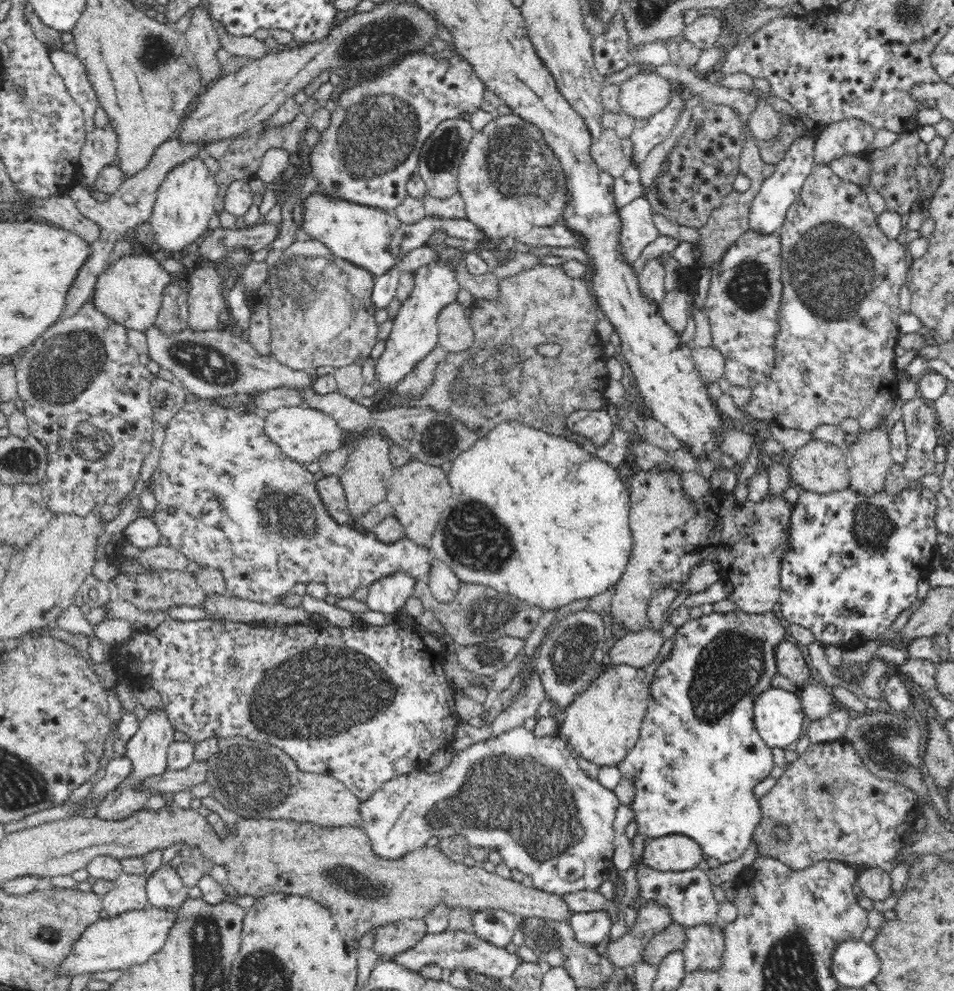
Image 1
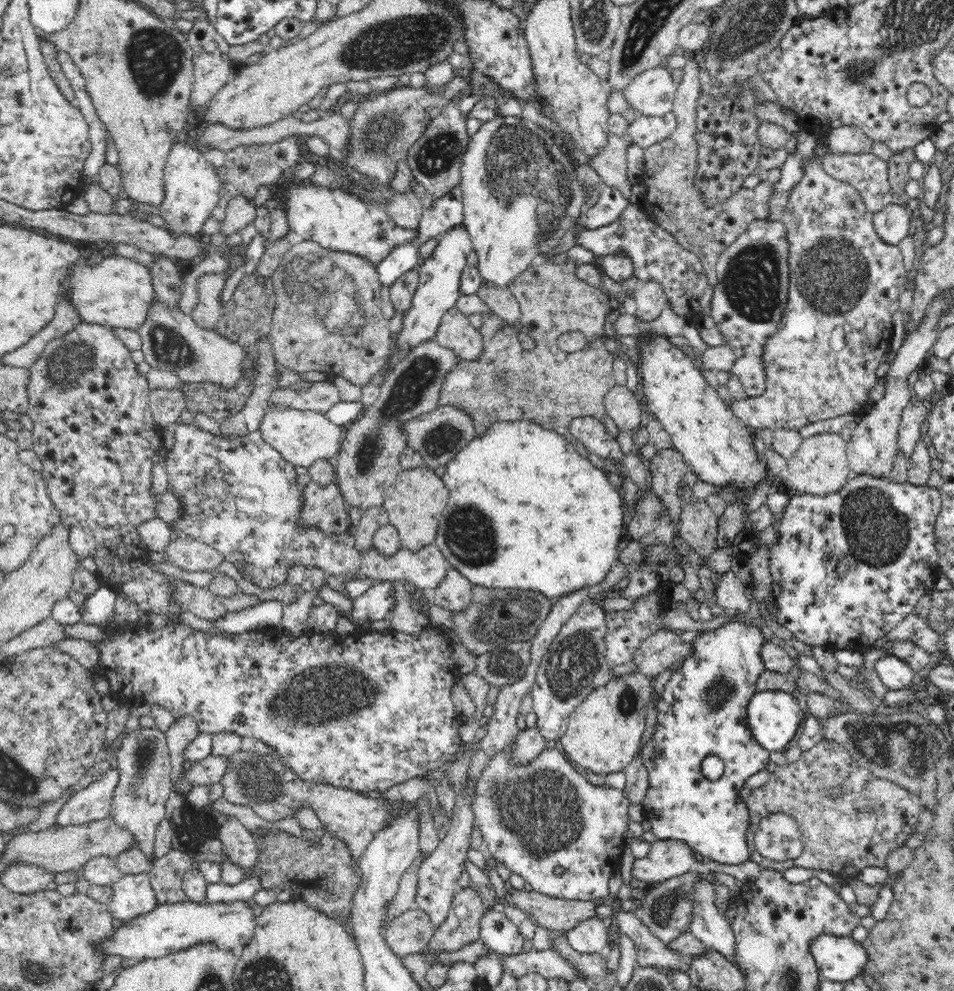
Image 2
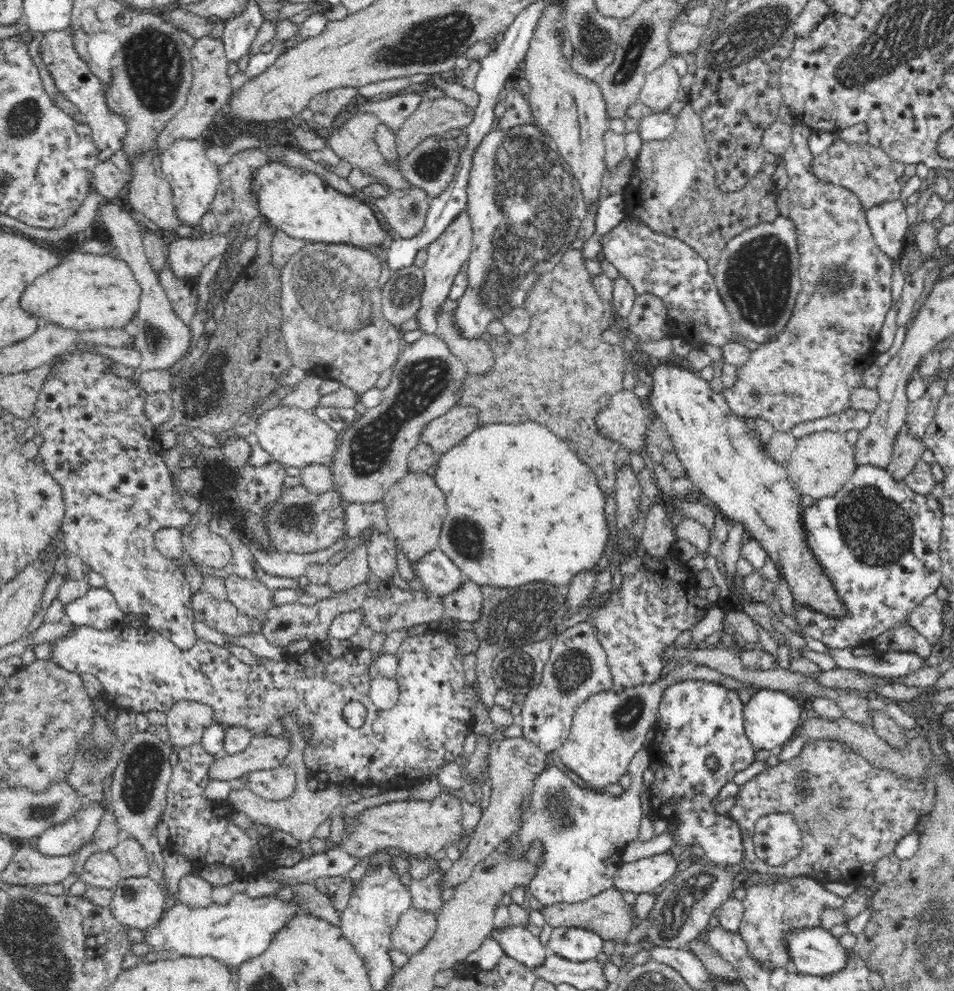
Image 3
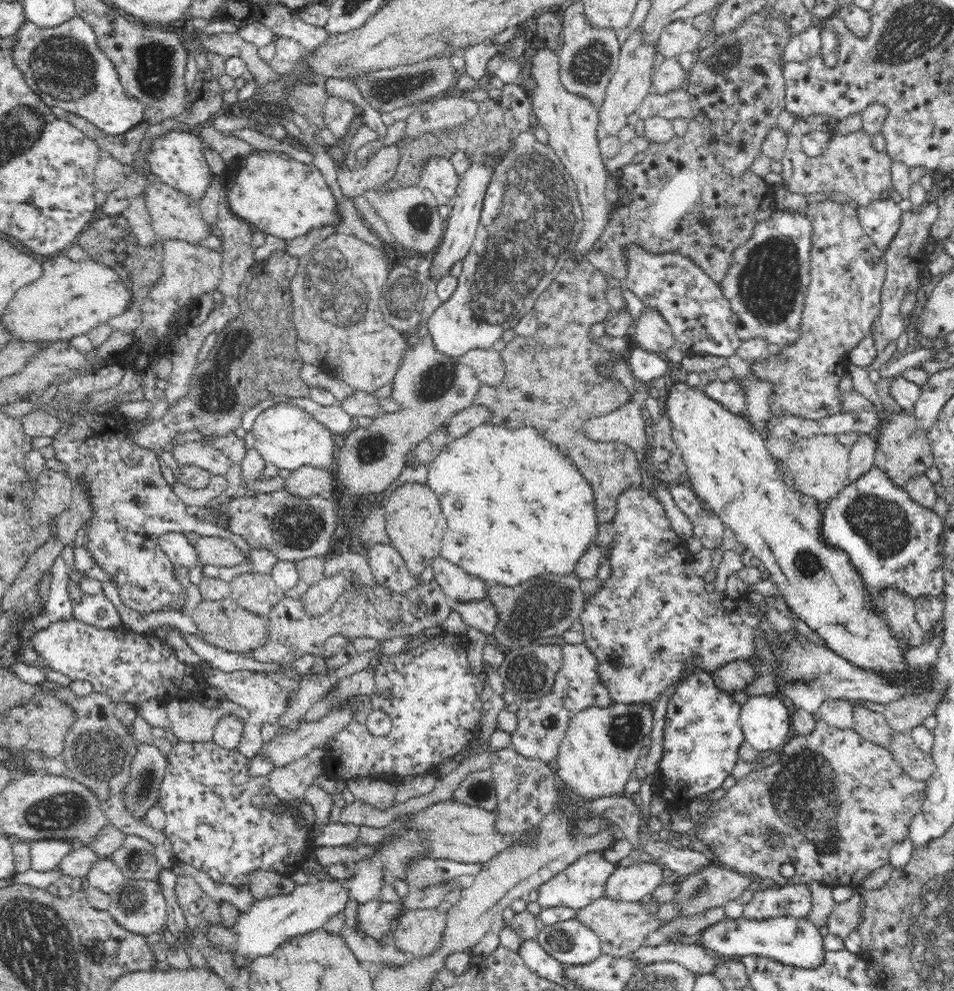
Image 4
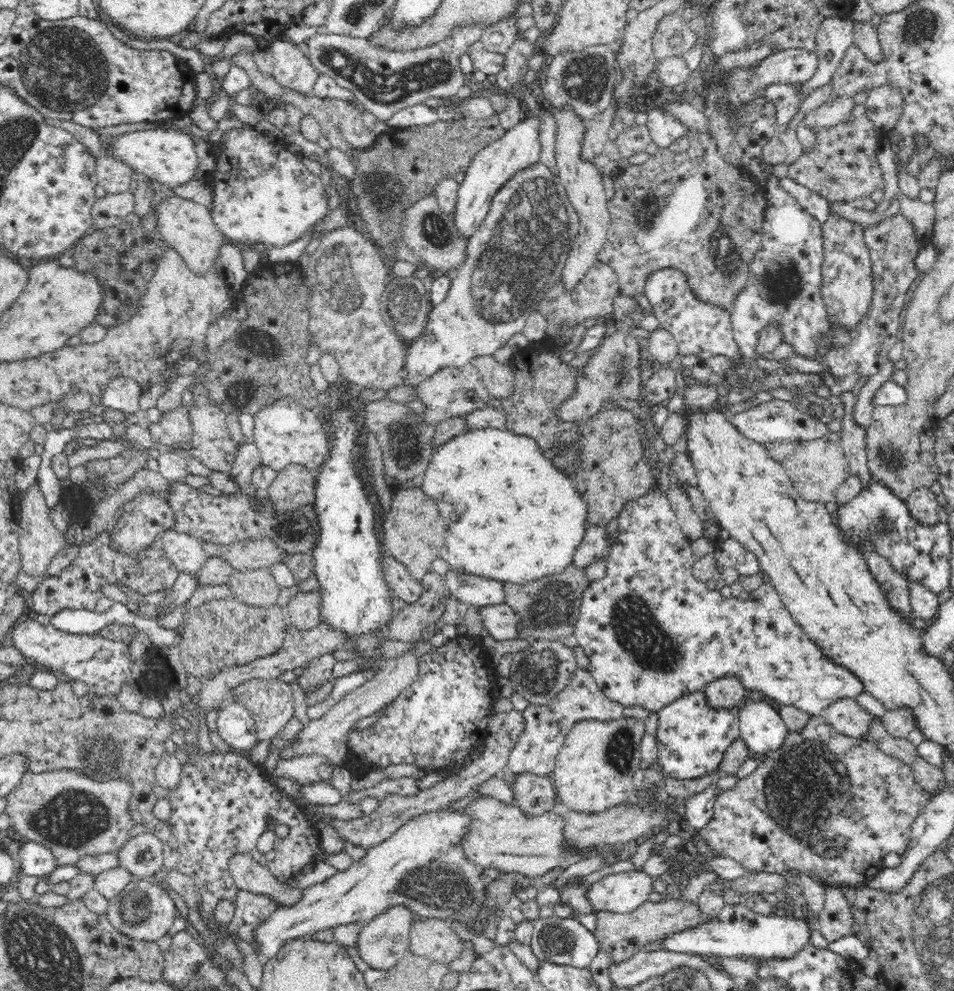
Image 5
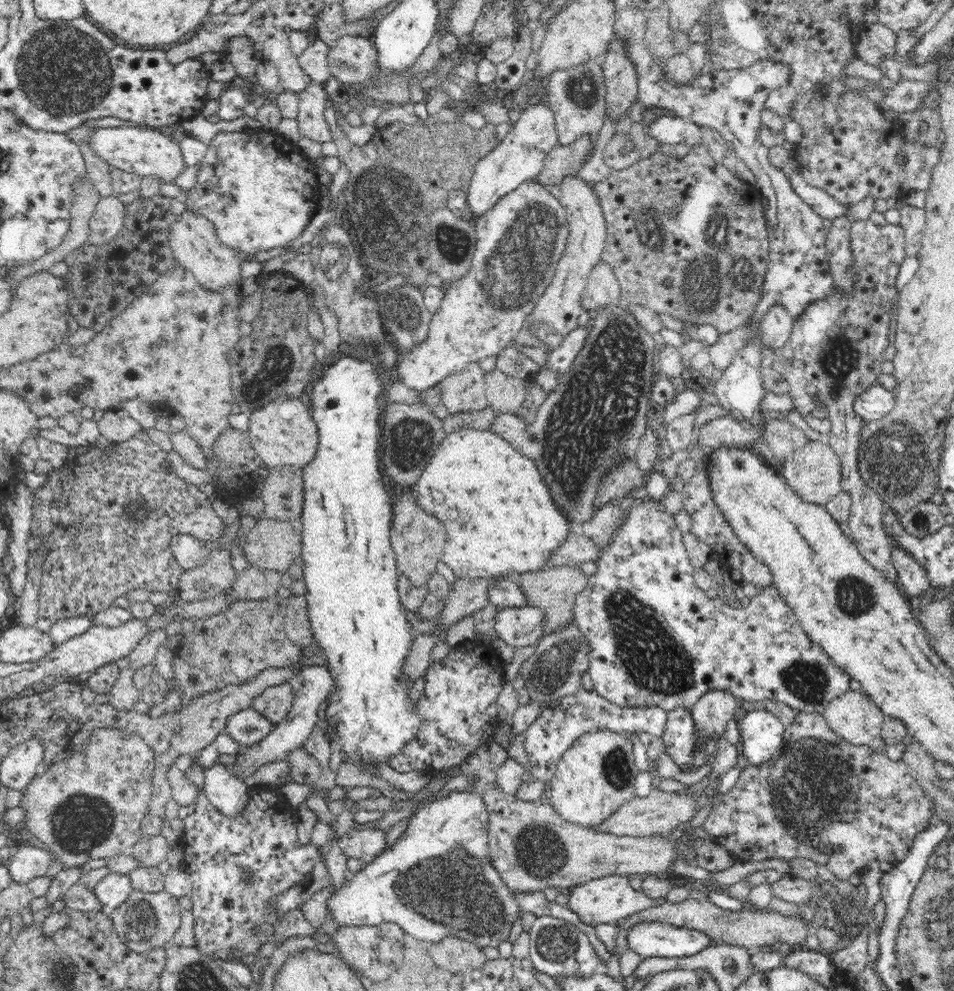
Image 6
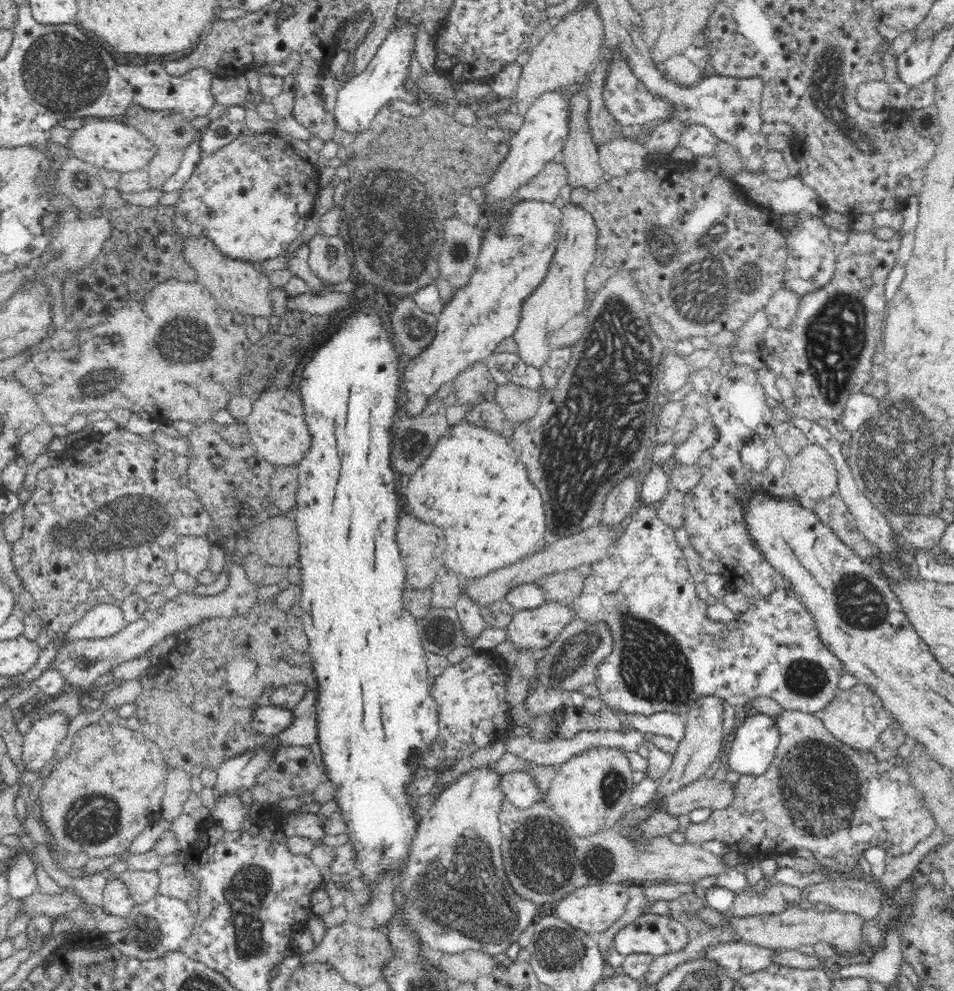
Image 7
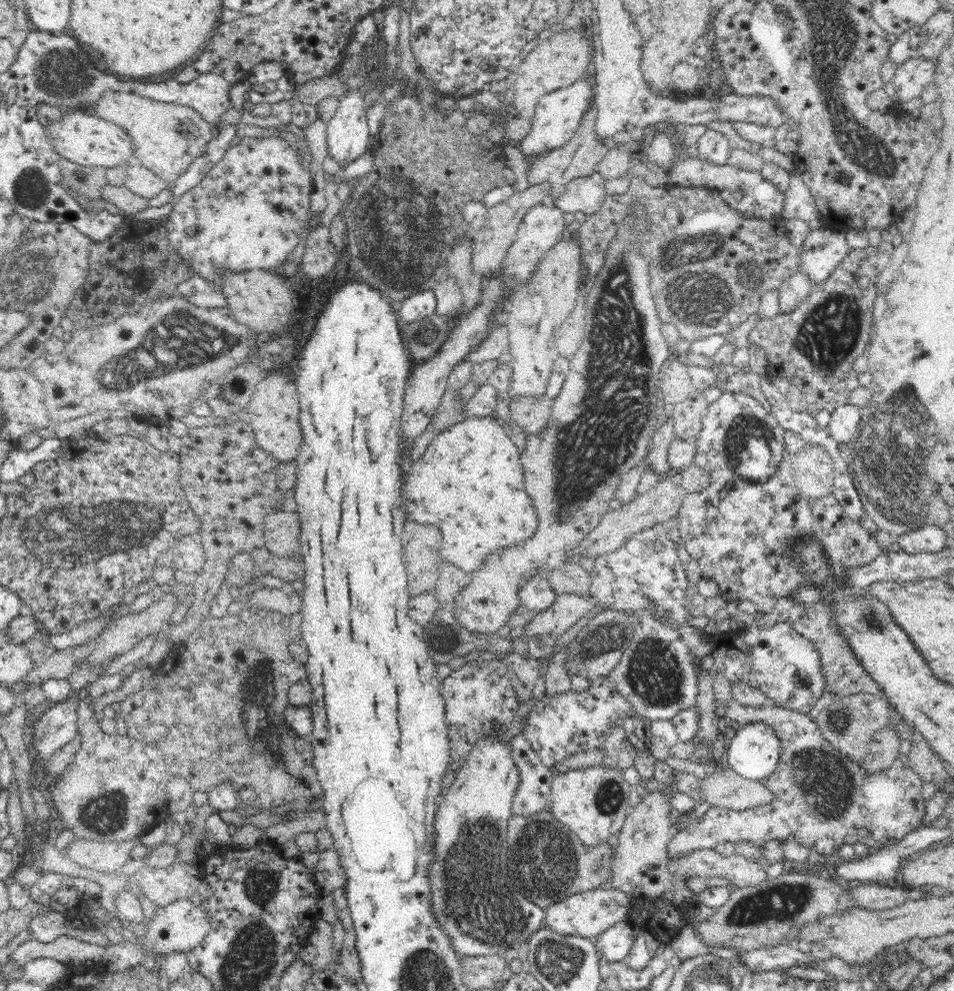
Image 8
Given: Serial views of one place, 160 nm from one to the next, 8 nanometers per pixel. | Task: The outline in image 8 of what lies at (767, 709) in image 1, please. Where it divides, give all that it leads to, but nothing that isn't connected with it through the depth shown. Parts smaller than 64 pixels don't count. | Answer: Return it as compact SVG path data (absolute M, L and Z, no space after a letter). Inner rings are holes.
M762 721L735 727L725 748L729 768L750 780L768 778L778 766L781 743L773 728Z

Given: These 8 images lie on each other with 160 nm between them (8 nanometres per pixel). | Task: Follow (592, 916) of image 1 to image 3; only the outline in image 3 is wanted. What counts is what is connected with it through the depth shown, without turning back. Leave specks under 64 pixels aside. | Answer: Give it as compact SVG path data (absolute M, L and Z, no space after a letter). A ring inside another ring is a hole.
M552 927L547 948L556 954L574 962L596 959L602 953L604 942L592 931L576 927Z

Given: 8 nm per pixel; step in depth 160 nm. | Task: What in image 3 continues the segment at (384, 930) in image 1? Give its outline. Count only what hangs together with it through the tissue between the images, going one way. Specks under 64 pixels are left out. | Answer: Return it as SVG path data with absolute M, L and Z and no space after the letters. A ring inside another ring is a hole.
M408 908L391 932L391 946L407 955L420 952L433 937L437 918L429 910Z

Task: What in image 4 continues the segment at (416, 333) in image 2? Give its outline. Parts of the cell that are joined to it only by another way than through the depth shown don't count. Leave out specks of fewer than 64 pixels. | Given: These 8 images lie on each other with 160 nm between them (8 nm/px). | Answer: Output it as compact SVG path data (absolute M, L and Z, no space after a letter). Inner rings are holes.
M510 143L510 146L506 149L499 149L494 153L484 154L480 158L475 159L466 172L460 176L455 200L448 208L449 215L446 218L445 235L437 248L436 256L433 256L430 260L431 268L429 273L436 282L446 276L446 273L455 262L463 260L469 254L470 247L477 235L486 194L488 194L490 182L494 178L493 170L502 162L504 156L508 156L508 152L512 152L512 149L513 144Z

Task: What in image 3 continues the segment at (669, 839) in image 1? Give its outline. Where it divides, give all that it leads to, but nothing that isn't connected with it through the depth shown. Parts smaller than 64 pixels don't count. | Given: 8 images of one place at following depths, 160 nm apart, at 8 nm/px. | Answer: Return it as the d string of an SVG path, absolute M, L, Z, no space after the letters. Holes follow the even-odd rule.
M670 852L622 863L613 879L613 888L634 894L656 893L675 877L676 861Z

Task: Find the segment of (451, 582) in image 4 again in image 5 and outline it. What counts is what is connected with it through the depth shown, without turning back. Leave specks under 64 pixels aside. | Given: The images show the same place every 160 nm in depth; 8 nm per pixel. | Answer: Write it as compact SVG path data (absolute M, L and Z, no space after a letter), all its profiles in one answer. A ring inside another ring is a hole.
M451 569L445 576L445 584L448 594L462 601L465 607L472 605L480 608L506 602L504 583L498 580L480 578Z

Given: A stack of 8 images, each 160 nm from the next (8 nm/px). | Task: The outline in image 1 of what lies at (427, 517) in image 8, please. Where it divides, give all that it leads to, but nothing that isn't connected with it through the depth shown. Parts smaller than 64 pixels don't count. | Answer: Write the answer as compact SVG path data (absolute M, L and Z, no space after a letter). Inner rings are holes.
M512 421L497 424L486 436L479 438L474 446L459 454L451 463L448 482L452 487L452 496L440 514L430 547L435 558L448 564L461 581L489 586L497 593L516 596L530 605L548 611L560 609L575 599L597 596L621 579L632 548L629 525L630 493L627 483L618 477L616 469L610 464L578 447L570 438Z

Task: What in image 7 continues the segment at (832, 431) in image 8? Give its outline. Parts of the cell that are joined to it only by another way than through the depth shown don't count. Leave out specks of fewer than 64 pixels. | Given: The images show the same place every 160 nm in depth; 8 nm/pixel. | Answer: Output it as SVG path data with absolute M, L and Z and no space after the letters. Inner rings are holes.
M854 393L848 398L842 414L842 426L848 431L855 431L870 419L877 419L881 412L879 401L872 395Z

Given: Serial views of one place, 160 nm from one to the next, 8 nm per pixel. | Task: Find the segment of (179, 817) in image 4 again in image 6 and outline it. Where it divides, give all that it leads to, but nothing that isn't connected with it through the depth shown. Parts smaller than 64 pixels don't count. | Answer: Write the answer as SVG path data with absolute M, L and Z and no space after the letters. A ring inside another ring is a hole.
M254 787L249 792L249 803L247 807L234 819L222 815L218 809L208 801L204 792L200 791L196 804L181 806L178 814L184 822L184 829L180 839L181 848L184 852L183 868L190 875L192 891L190 893L193 902L191 908L194 917L193 934L194 947L204 956L214 960L227 961L236 964L243 964L249 969L255 966L262 959L261 948L273 937L274 925L280 920L284 912L277 912L275 902L280 895L286 894L294 889L300 888L309 874L314 870L319 860L318 847L314 844L299 846L296 835L297 808L294 808L279 792L274 792L265 787Z

